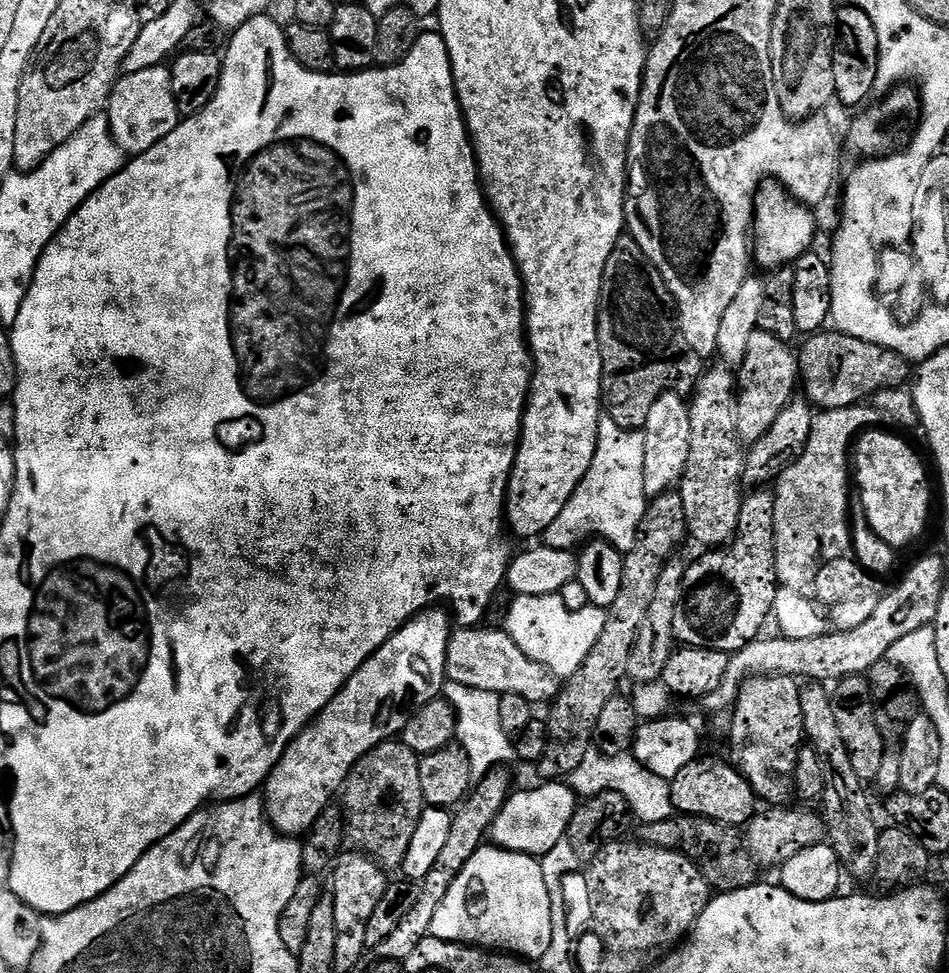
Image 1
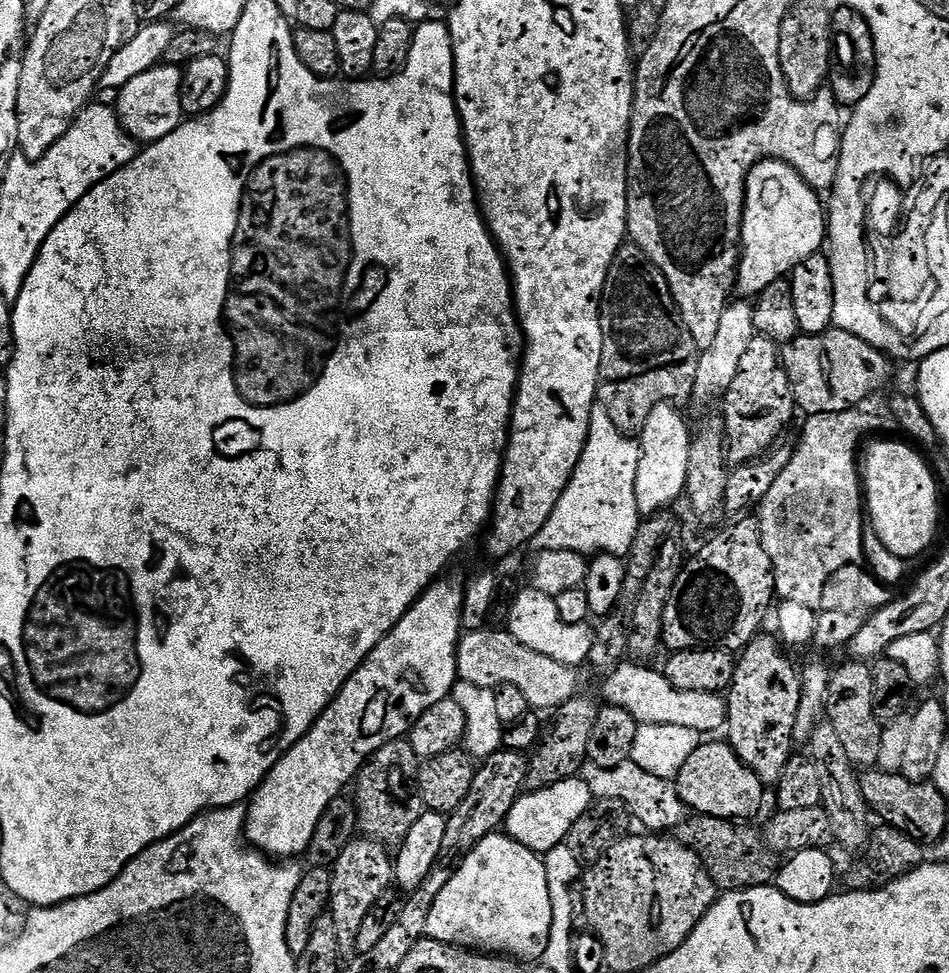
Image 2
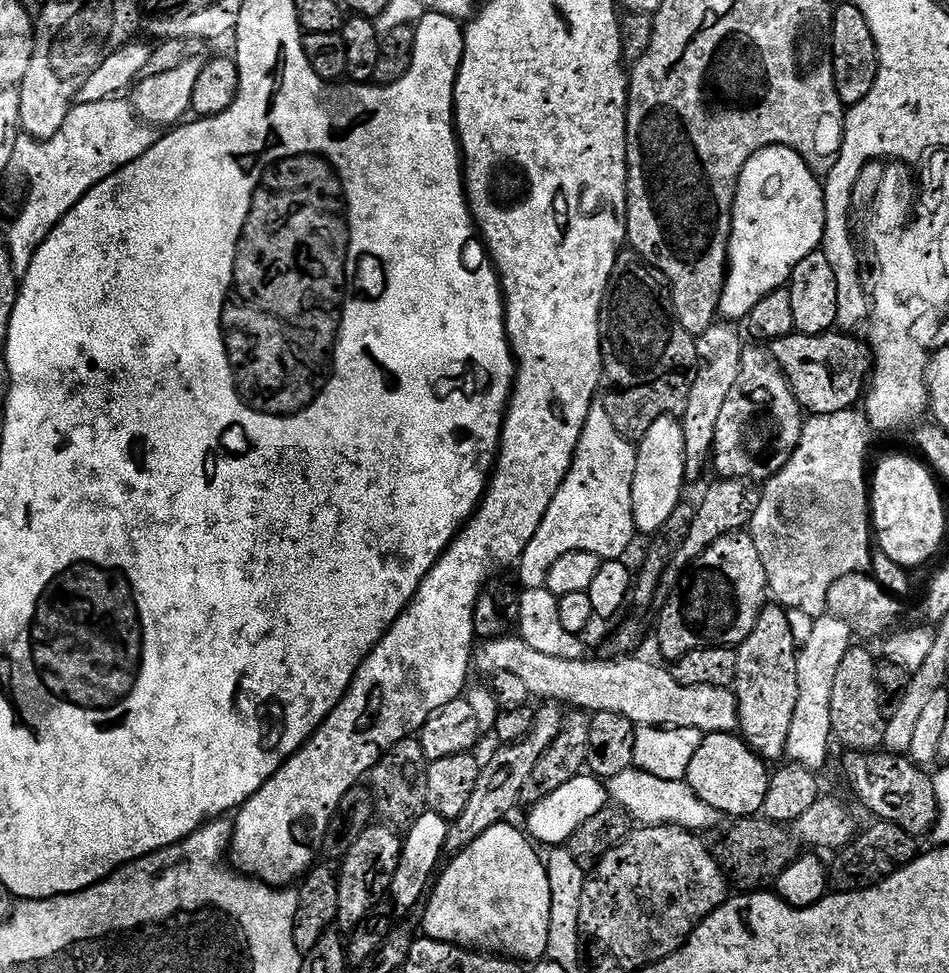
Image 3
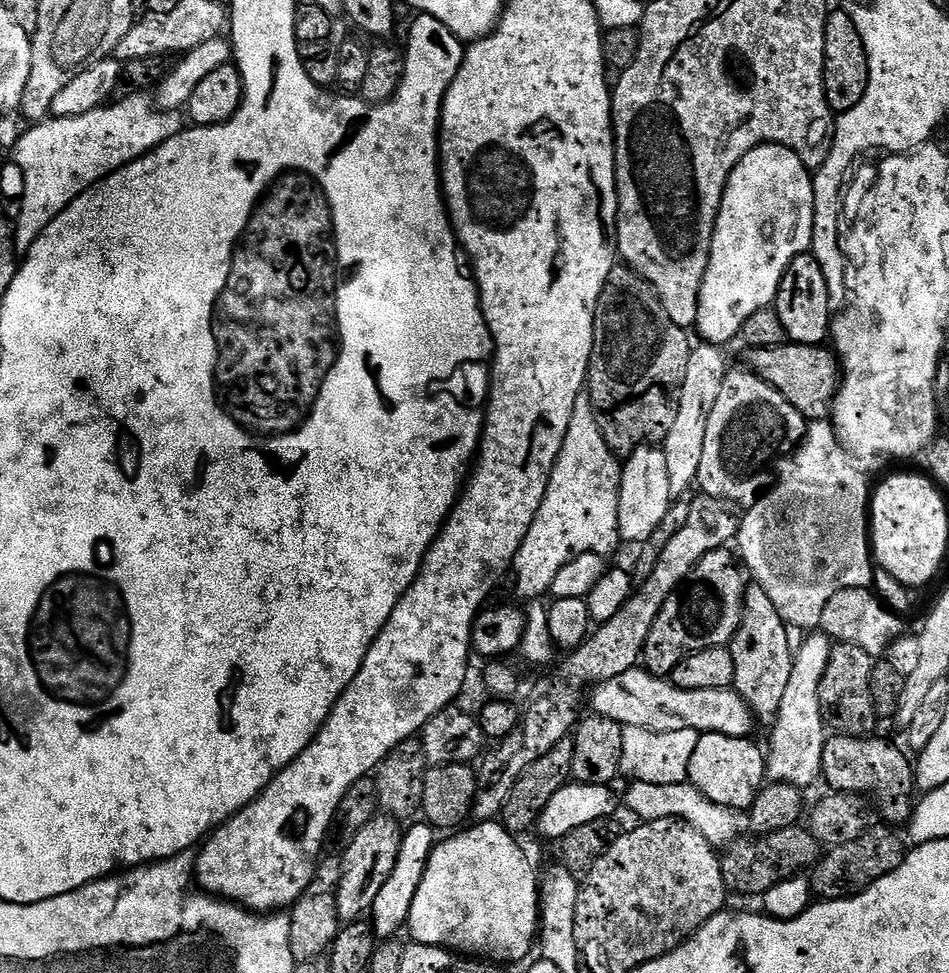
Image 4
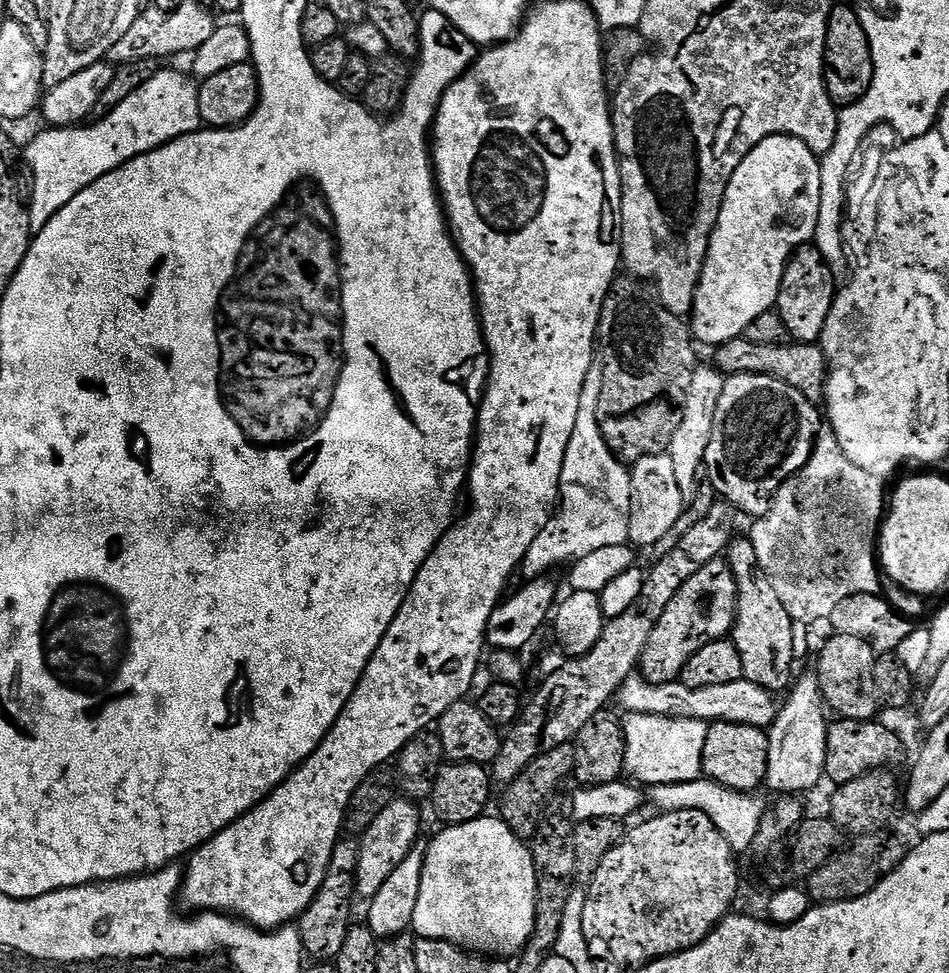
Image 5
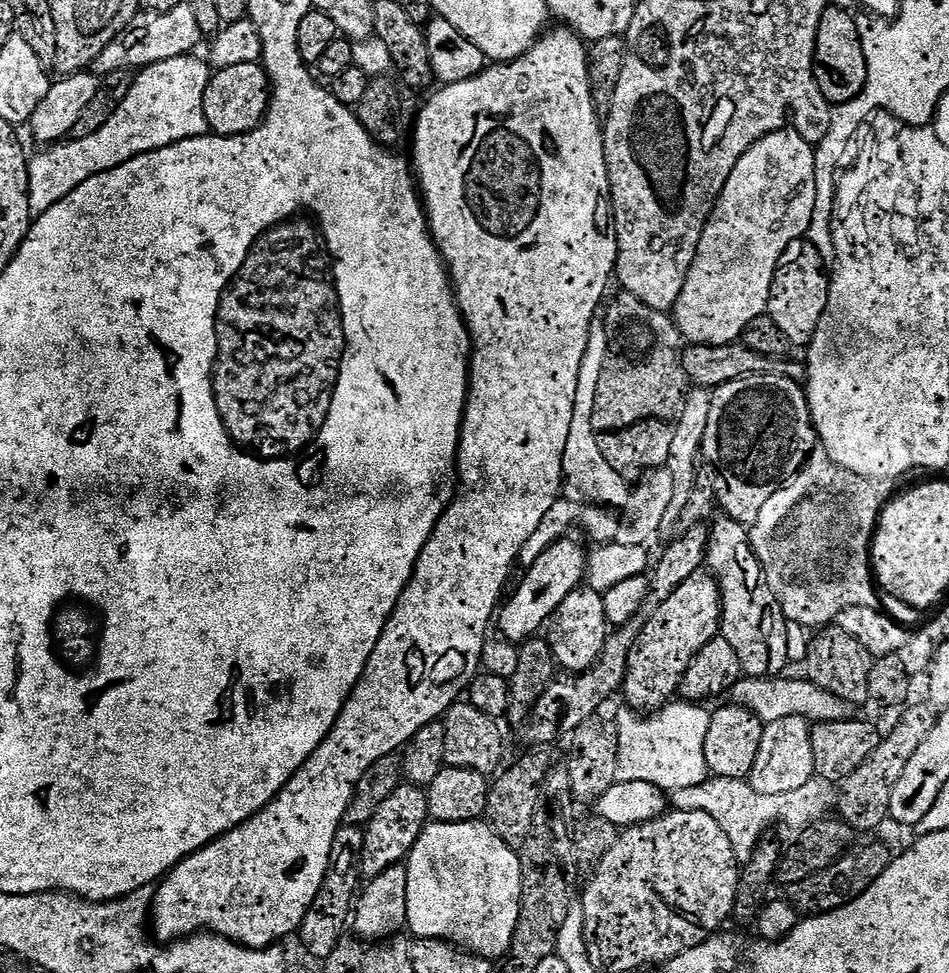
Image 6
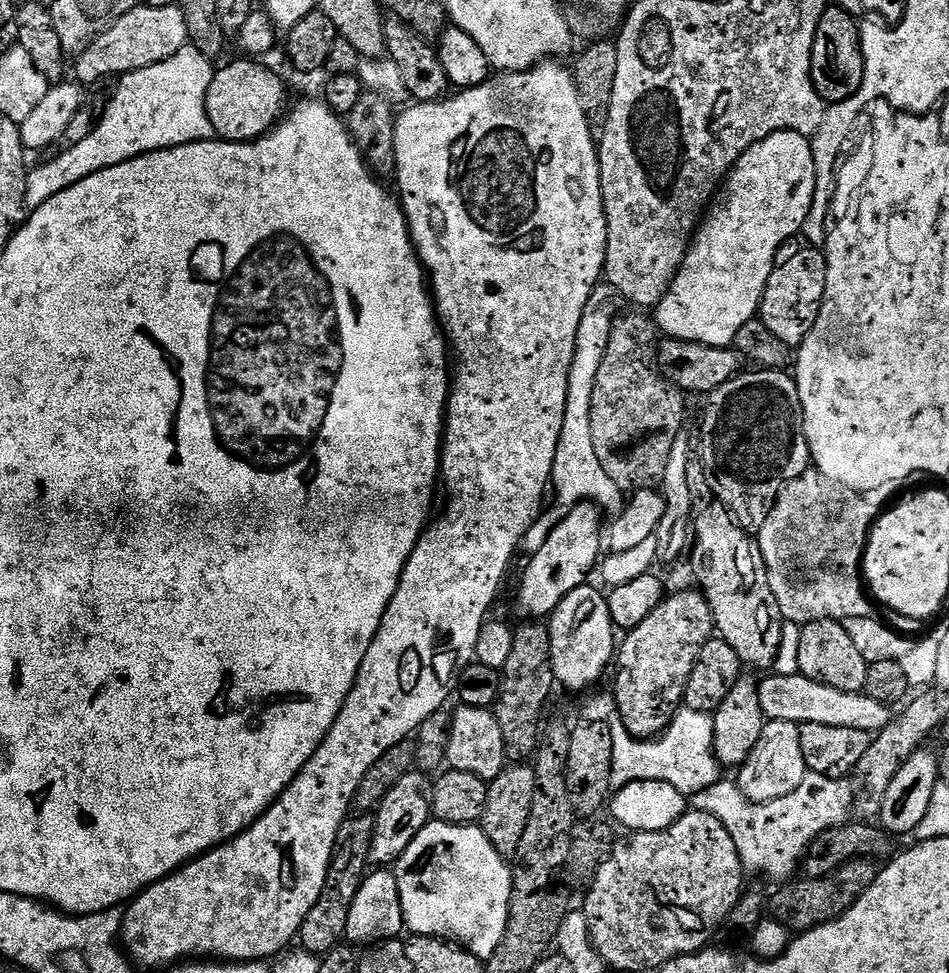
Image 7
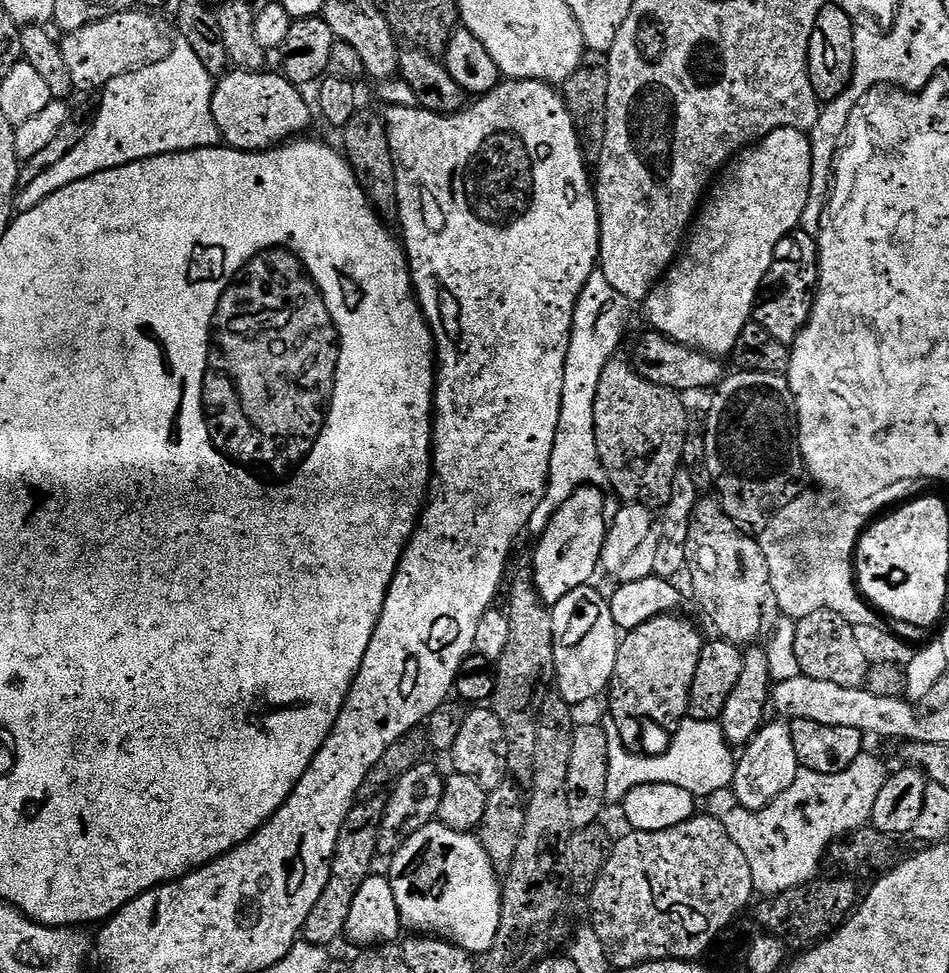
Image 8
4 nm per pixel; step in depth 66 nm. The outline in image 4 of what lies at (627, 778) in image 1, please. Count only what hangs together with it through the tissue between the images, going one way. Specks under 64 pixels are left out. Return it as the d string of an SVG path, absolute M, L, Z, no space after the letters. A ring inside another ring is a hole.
M637 780L630 783L628 793L622 800L641 821L650 820L683 820L693 824L713 846L727 846L741 835L739 811L723 808L698 791L691 782L676 785L655 785L654 782Z

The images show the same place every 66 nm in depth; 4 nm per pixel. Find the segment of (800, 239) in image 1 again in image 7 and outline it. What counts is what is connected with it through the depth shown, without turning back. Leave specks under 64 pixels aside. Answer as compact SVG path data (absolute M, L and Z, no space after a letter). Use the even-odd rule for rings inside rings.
M775 132L766 138L762 138L762 142L750 146L740 155L736 165L728 173L728 179L724 181L718 195L715 197L714 203L709 207L706 215L703 217L702 223L697 227L692 242L688 246L686 258L682 262L678 274L672 280L672 284L668 288L668 293L661 298L660 303L654 309L654 319L657 329L665 337L674 340L689 340L690 342L705 344L706 346L726 348L735 345L738 330L742 330L742 326L746 326L746 322L757 319L760 311L760 303L766 290L766 282L772 273L772 267L776 261L778 250L787 240L801 235L801 228L810 214L811 203L814 202L815 168L814 154L811 153L811 144L812 141L809 137L798 134L797 132Z

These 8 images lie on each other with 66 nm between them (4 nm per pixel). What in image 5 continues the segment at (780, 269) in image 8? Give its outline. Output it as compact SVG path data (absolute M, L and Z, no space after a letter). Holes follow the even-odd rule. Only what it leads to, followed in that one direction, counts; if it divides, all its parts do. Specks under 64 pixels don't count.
M815 246L797 248L784 268L775 307L793 341L801 344L816 344L819 341L822 326L826 326L826 314L830 314L833 295L834 281L822 254Z

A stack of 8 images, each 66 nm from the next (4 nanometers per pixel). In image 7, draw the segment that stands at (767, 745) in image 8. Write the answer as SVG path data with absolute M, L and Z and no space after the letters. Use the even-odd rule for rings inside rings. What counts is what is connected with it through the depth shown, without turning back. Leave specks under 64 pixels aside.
M765 723L762 738L745 764L738 769L738 783L742 794L759 804L774 798L786 798L809 776L808 759L804 756L804 739L800 736L799 724Z

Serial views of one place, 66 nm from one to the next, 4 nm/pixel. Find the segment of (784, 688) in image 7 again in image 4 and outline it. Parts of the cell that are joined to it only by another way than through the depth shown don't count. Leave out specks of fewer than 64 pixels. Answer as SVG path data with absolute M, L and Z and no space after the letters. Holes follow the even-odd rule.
M637 666L618 674L609 680L601 680L591 689L591 711L598 716L605 716L625 726L644 727L654 732L676 730L696 730L703 734L706 732L721 732L731 736L751 737L752 727L758 724L752 707L748 701L736 691L735 687L719 688L718 690L682 690L671 679L657 676L655 672L648 671L647 667Z

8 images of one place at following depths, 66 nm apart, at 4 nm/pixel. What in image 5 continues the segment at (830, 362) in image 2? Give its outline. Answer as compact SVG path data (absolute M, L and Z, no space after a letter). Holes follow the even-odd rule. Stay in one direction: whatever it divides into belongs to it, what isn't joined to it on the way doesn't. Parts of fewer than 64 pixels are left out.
M741 338L715 345L714 352L716 352L714 367L725 377L738 374L769 376L778 382L786 382L786 386L798 390L798 394L802 394L810 401L820 402L824 399L826 365L824 356L816 344L785 342L774 346L758 346L758 342L750 342Z

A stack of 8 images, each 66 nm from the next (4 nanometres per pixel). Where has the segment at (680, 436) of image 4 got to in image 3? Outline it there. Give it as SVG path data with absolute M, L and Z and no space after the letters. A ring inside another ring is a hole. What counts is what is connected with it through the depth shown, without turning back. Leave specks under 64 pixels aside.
M716 322L700 336L695 337L696 359L698 367L692 378L690 398L686 402L686 410L682 413L682 425L685 436L685 470L684 475L689 481L696 480L709 463L710 451L714 440L714 430L718 424L723 403L734 386L738 372L741 370L741 354L744 342L731 325Z

